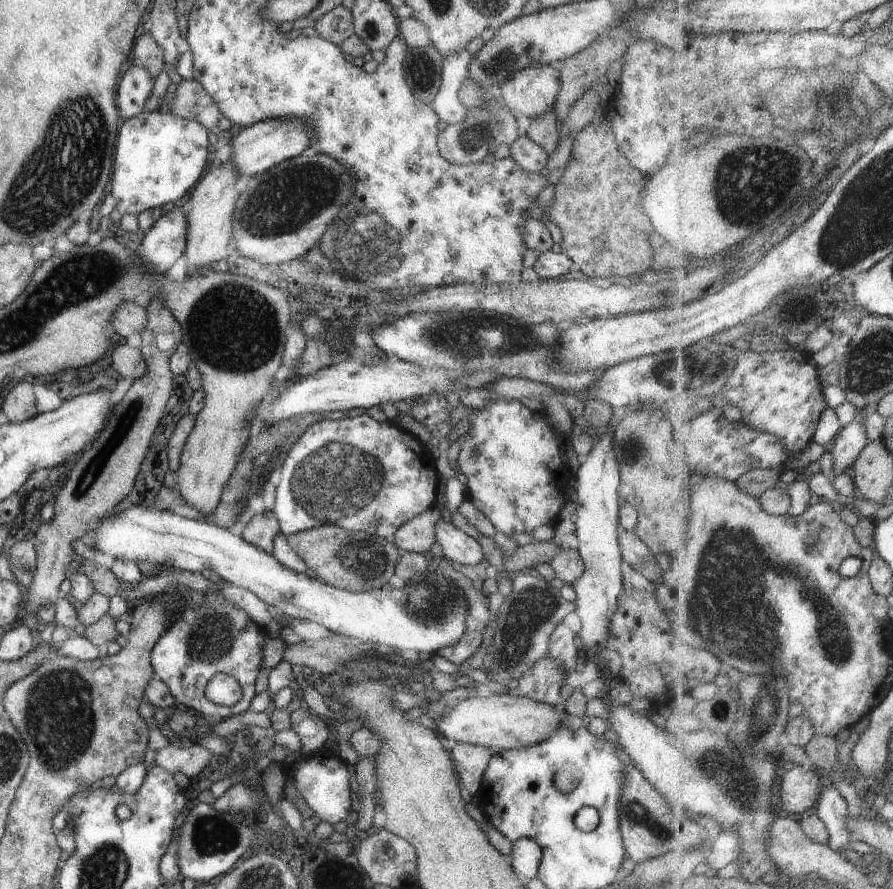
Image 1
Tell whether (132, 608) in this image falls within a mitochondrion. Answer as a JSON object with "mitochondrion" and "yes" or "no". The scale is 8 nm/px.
{"mitochondrion":"no"}

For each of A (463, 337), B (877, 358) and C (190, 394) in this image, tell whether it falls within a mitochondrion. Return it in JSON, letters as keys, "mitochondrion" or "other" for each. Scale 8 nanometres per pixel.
{"A":"mitochondrion","B":"mitochondrion","C":"other"}

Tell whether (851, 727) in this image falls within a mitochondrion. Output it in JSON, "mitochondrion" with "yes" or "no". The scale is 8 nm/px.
{"mitochondrion":"no"}

